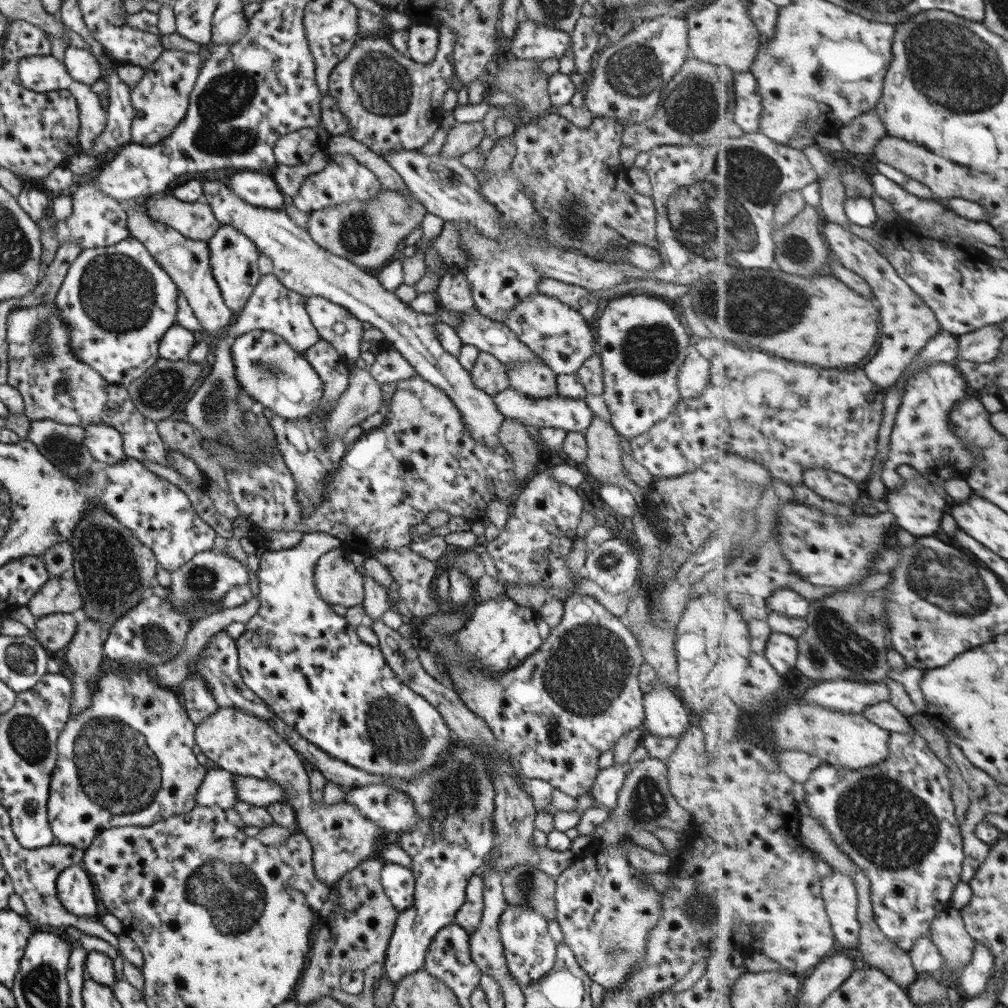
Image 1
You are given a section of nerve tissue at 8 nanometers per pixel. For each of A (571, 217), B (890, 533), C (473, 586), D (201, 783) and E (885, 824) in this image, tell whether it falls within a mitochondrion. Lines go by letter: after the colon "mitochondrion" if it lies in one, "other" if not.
A: mitochondrion
B: other
C: other
D: other
E: mitochondrion

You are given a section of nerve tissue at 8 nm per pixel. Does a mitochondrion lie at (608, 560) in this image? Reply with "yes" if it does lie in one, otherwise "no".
yes

